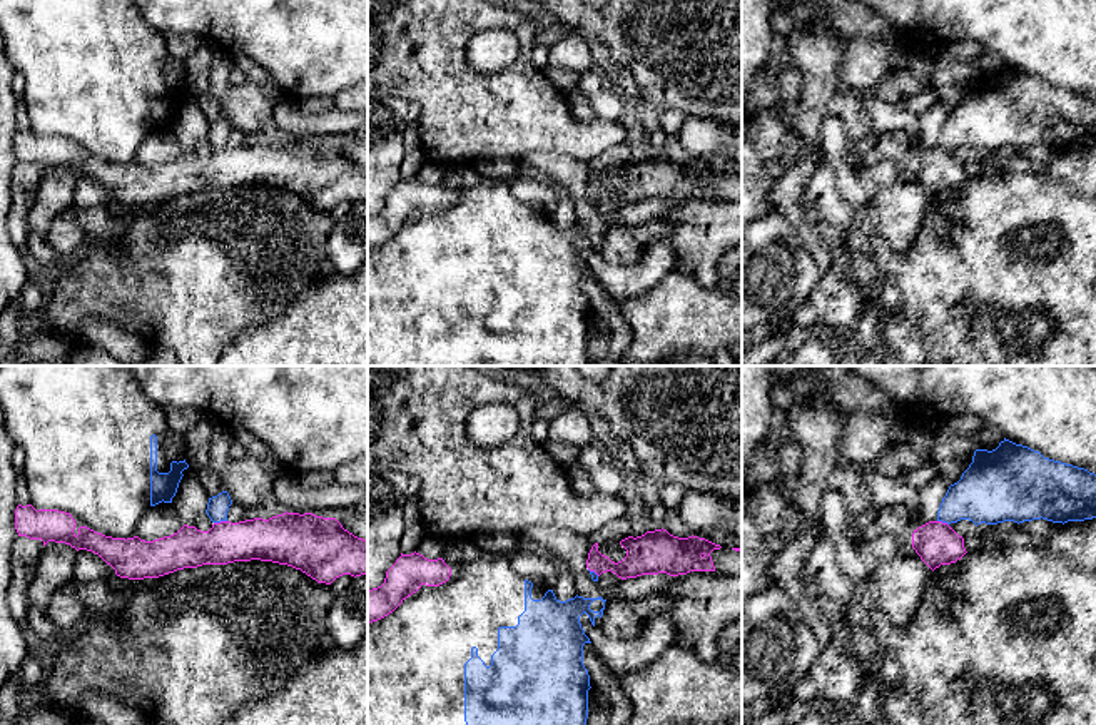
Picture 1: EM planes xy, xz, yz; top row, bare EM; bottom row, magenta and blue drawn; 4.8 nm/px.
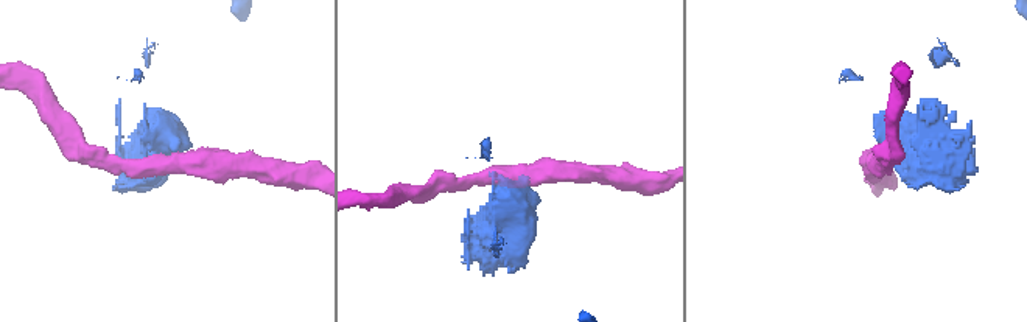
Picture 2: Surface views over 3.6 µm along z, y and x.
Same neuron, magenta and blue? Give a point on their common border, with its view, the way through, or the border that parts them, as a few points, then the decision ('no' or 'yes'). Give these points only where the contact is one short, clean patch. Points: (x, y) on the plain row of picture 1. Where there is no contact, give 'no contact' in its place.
meets magenta in xy at (221, 147); border along xy (226, 146), (214, 149); no

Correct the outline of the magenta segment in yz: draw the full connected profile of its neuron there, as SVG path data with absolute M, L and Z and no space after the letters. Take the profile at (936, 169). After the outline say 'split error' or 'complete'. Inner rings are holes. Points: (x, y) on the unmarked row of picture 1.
M929 147L914 155L912 174L932 197L941 190L956 189L967 179L964 164L942 147Z | complete

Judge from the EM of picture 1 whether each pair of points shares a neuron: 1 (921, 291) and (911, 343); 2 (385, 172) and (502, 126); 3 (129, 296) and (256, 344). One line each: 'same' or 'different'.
1: different
2: different
3: different

